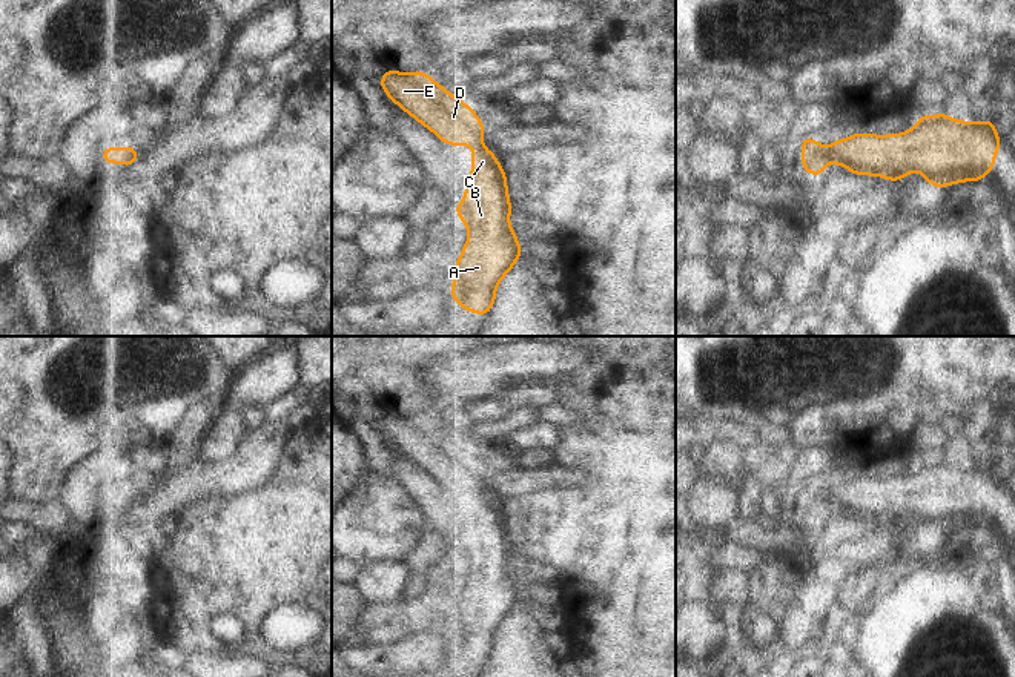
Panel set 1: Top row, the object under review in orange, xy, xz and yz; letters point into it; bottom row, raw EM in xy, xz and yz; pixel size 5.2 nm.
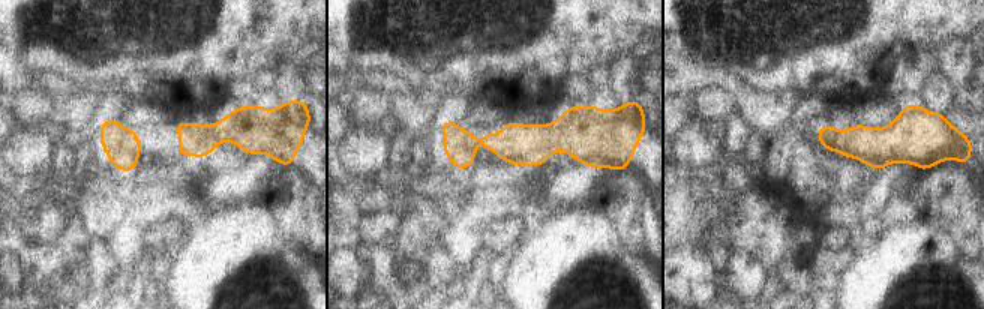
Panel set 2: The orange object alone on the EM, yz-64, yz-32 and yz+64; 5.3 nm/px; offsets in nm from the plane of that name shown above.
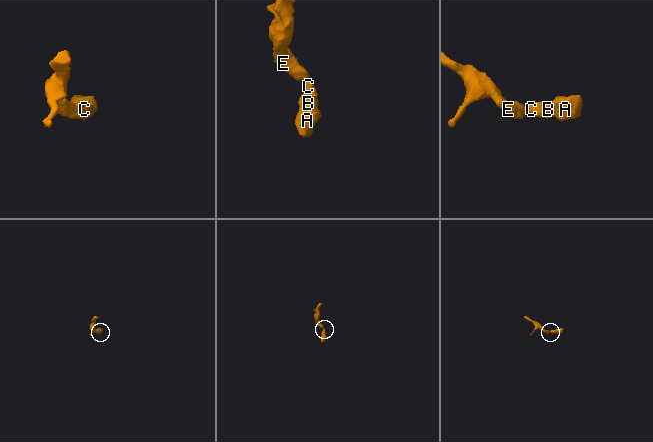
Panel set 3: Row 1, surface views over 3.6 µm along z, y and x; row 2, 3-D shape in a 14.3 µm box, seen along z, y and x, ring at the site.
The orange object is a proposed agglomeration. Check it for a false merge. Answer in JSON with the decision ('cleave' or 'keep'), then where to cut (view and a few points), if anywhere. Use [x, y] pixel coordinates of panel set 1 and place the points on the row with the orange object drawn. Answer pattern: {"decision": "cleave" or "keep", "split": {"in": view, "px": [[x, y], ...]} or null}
{"decision": "keep", "split": null}

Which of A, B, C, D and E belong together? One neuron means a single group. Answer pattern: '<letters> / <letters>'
A B C D E

